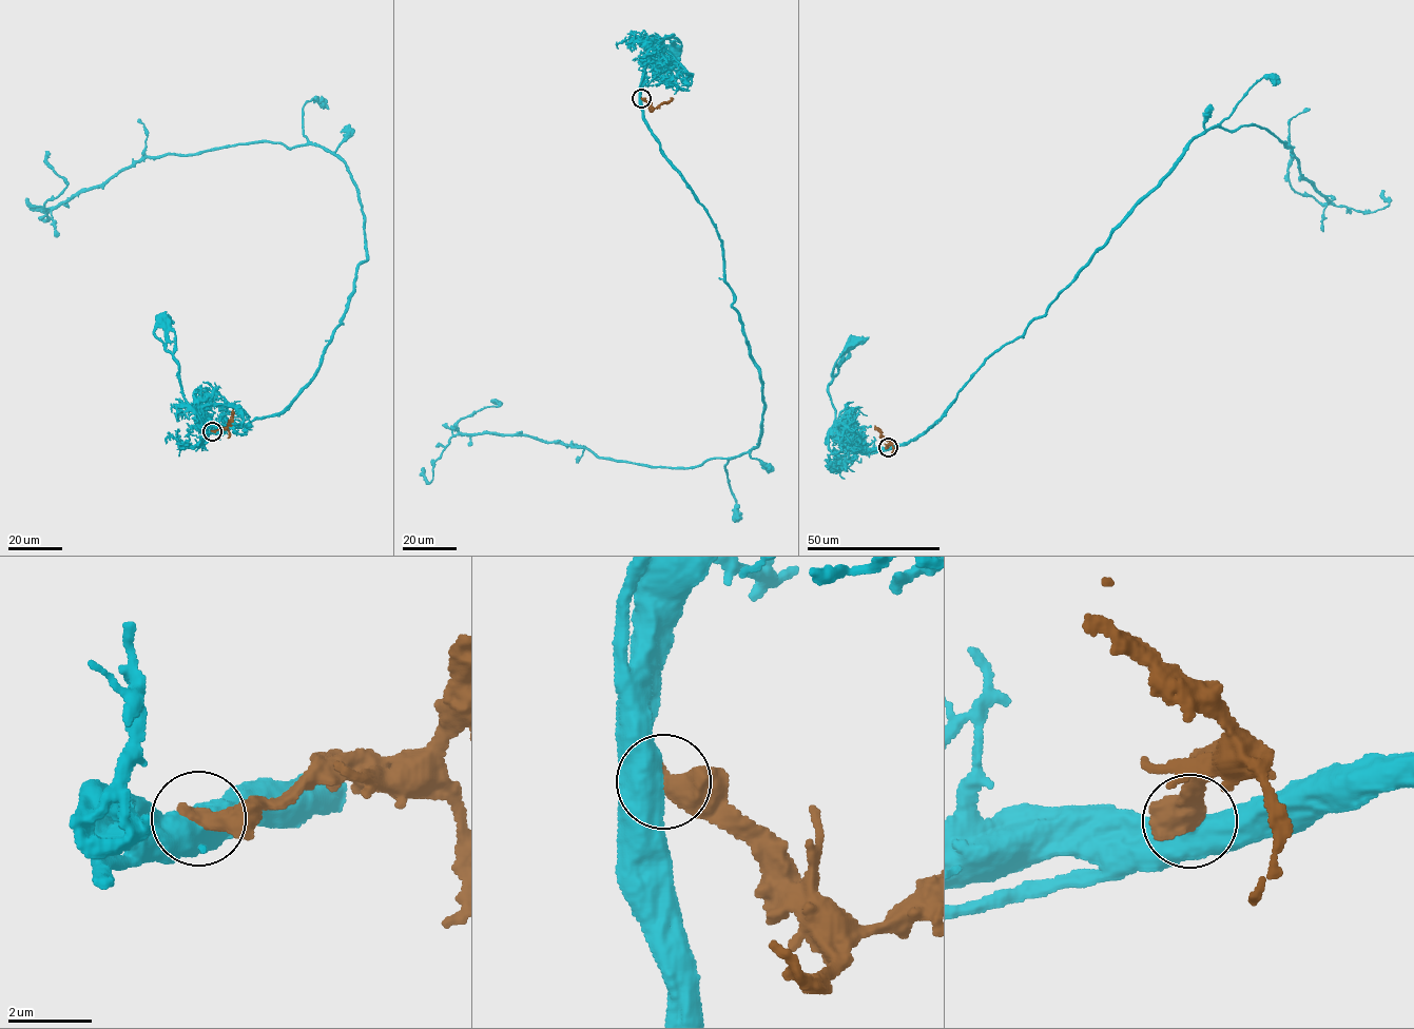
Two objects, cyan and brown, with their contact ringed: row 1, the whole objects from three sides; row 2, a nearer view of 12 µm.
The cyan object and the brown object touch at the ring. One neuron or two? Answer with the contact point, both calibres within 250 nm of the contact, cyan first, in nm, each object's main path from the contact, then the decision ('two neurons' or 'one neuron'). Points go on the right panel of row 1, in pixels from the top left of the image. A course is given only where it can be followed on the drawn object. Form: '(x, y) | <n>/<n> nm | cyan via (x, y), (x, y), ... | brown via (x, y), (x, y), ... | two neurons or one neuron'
(888, 447) | 800/550 nm | cyan via (888, 447), (857, 448), (836, 439), (832, 431), (835, 408), (828, 387), (837, 373), (843, 353), (852, 343) | brown via (887, 447), (889, 442), (874, 425) | two neurons

